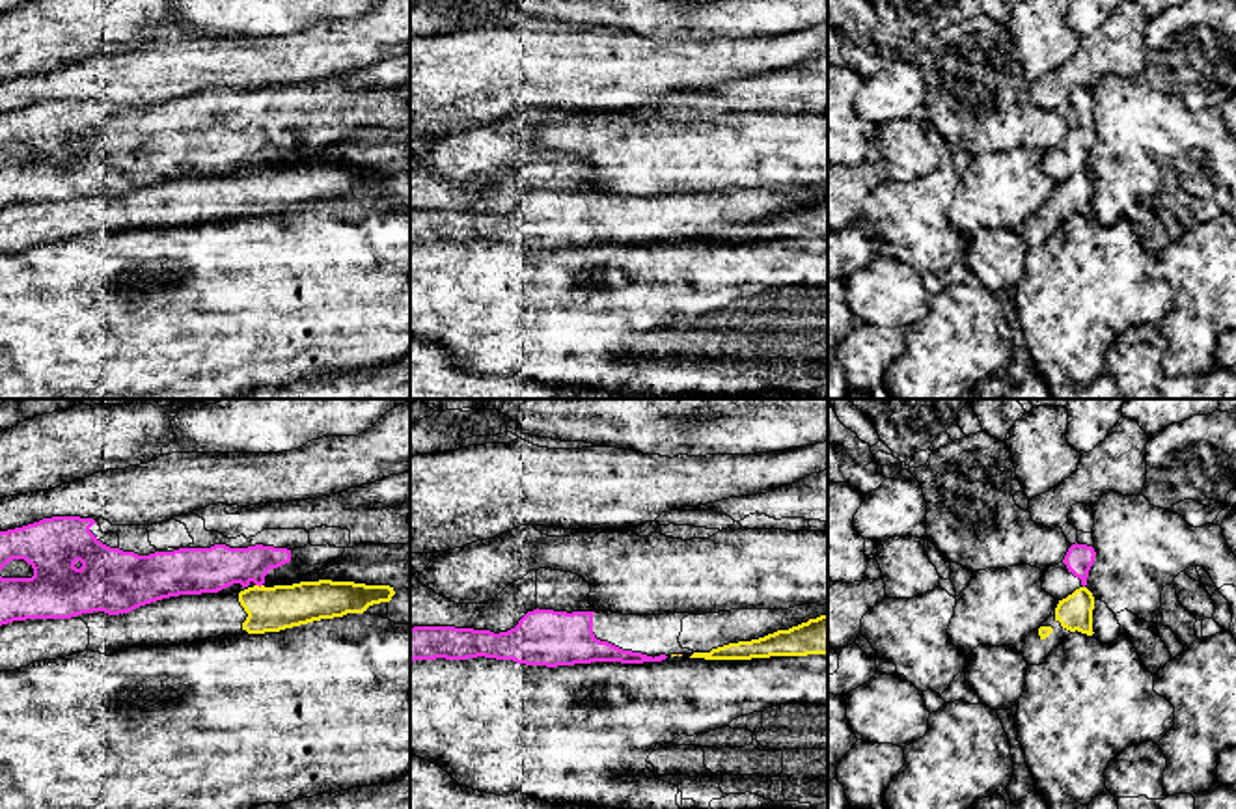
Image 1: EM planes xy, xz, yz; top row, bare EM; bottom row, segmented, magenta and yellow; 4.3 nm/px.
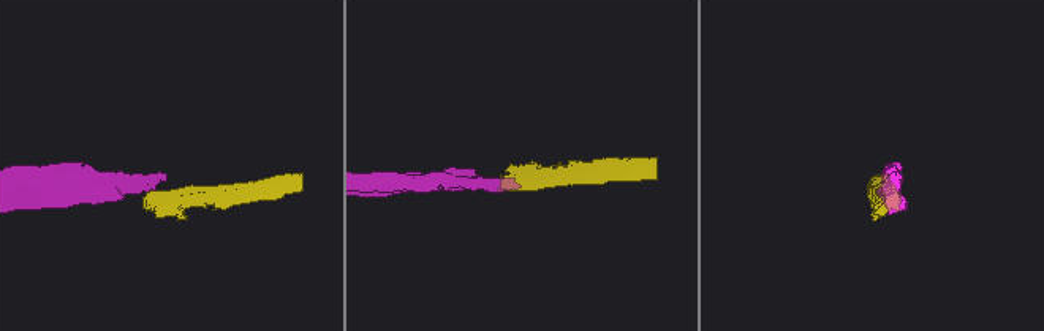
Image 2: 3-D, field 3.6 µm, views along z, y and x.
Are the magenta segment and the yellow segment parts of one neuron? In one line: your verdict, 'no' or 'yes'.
no

